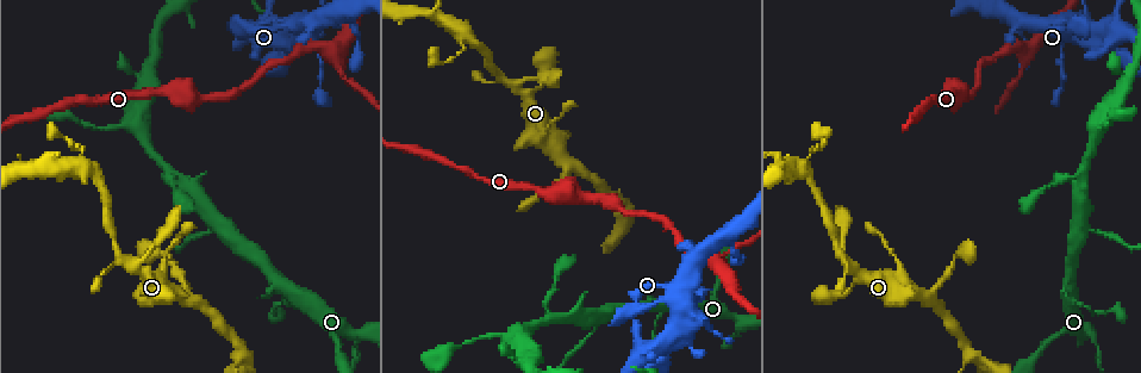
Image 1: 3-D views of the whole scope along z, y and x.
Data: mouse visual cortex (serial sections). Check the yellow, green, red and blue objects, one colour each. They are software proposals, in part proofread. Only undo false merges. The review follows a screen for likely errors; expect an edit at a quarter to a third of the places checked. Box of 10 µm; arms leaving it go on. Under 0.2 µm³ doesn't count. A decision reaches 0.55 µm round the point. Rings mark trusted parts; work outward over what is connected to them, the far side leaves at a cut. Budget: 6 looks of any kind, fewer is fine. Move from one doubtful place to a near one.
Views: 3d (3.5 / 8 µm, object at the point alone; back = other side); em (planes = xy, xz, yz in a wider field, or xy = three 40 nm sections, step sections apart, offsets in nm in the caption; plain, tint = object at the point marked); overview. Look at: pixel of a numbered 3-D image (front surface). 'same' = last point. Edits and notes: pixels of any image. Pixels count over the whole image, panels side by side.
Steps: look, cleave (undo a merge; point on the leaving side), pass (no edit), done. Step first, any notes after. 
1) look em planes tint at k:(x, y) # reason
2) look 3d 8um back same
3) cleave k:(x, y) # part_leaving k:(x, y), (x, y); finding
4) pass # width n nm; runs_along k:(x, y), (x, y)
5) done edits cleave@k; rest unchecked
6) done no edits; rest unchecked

look 3d 3.5um at 1:(239, 354)

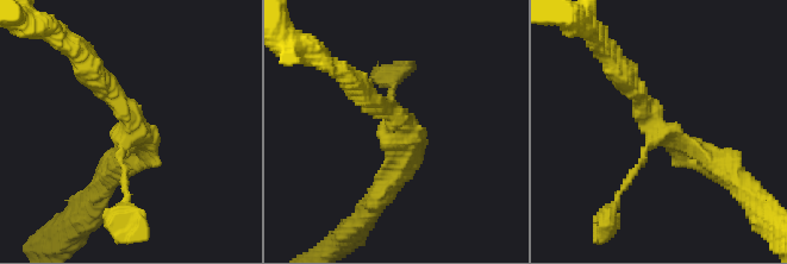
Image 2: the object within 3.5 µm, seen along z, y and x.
look em xy step 3 tint at 2:(130, 129) # shape alone is not enough

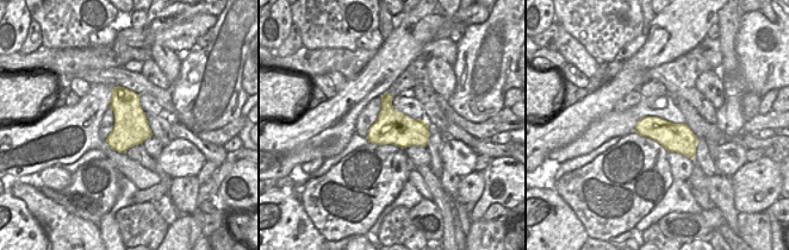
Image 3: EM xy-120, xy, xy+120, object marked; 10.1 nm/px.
pass # runs_along 2:(622, 70), (664, 136), (719, 165); continuous, no second cell

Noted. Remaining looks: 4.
look 3d 3.5um at 1:(738, 335)

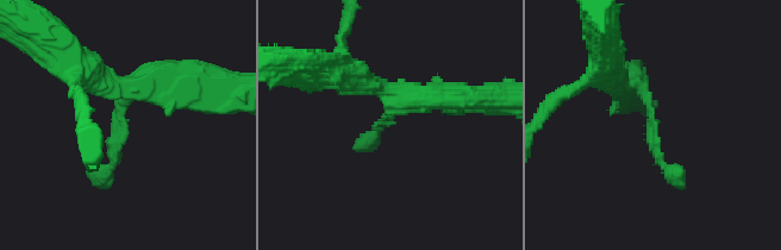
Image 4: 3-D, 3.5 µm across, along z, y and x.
pass # runs_along 4:(617, 81), (642, 88), (657, 155), (681, 173); continuous, no second cell

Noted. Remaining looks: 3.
look 3d 3.5um at 1:(703, 322) # abrupt turn

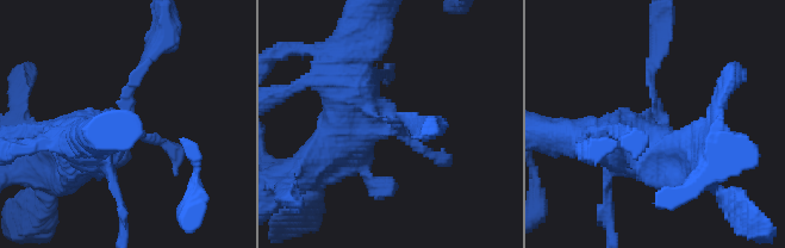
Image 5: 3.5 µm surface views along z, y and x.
look em planes tint at 5:(394, 122) # now the EM

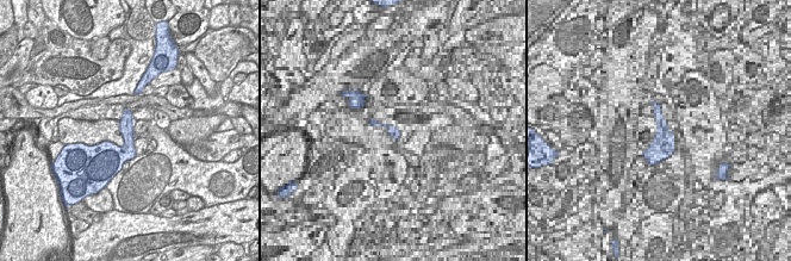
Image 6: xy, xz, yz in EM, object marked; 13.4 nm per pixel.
pass # runs_along 5:(81, 140), (122, 136), (129, 88), (139, 85); all the same cell

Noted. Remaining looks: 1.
done no edits; rest unchecked

